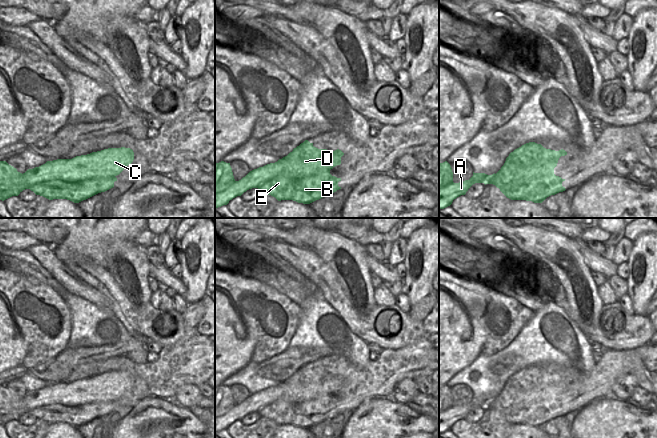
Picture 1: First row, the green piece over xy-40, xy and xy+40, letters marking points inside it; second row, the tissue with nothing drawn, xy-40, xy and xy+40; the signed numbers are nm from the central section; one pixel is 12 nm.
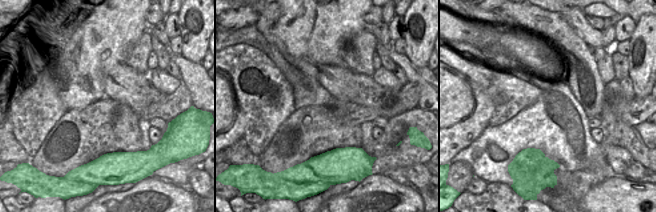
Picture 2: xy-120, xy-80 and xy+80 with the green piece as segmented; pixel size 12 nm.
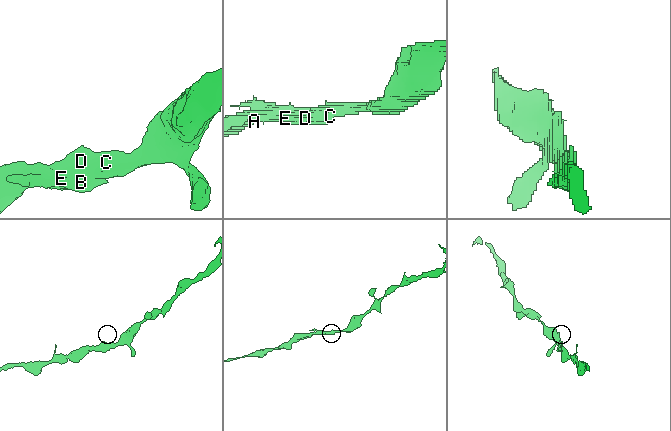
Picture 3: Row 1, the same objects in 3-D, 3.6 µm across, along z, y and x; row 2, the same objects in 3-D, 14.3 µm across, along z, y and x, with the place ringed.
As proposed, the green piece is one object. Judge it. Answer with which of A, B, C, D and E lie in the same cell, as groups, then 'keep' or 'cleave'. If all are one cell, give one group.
groups A B C D E; keep

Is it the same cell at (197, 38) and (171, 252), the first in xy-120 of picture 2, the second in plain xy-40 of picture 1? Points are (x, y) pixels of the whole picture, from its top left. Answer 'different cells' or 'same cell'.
different cells

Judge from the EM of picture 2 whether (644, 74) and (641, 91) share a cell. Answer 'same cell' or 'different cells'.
same cell

